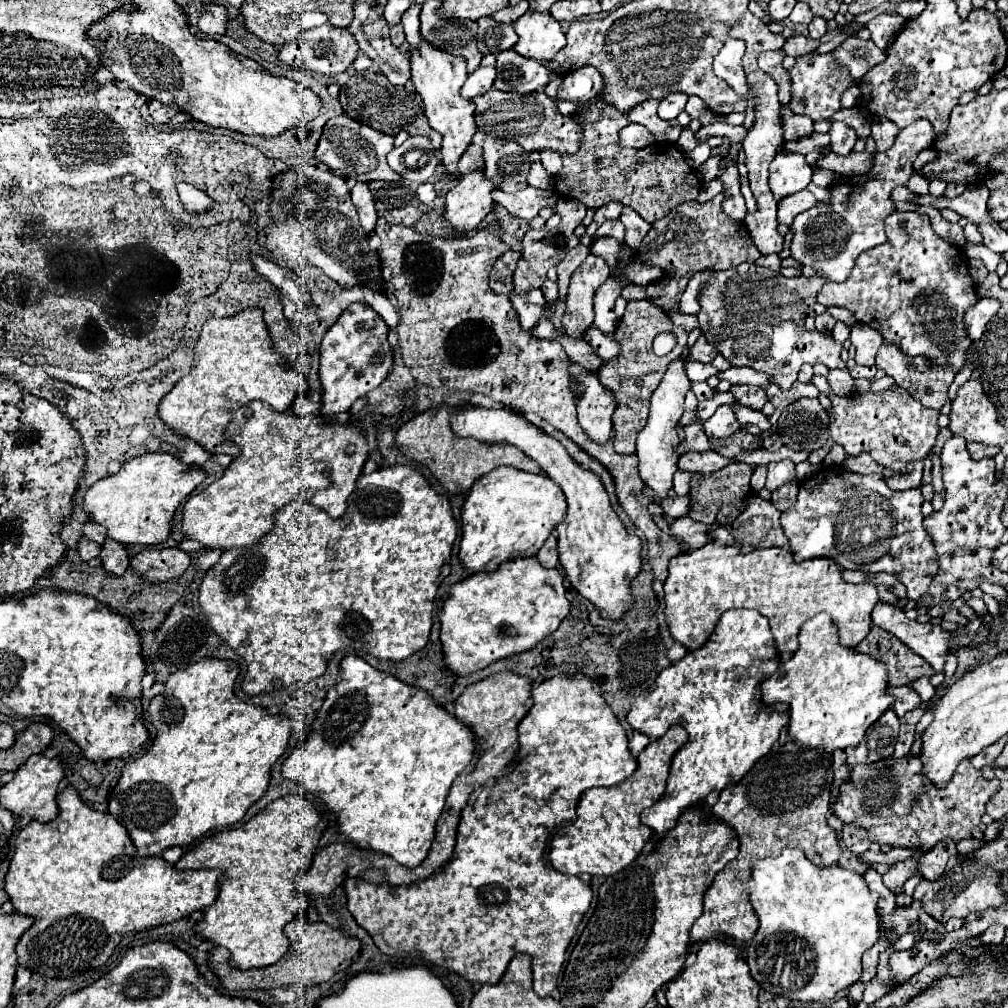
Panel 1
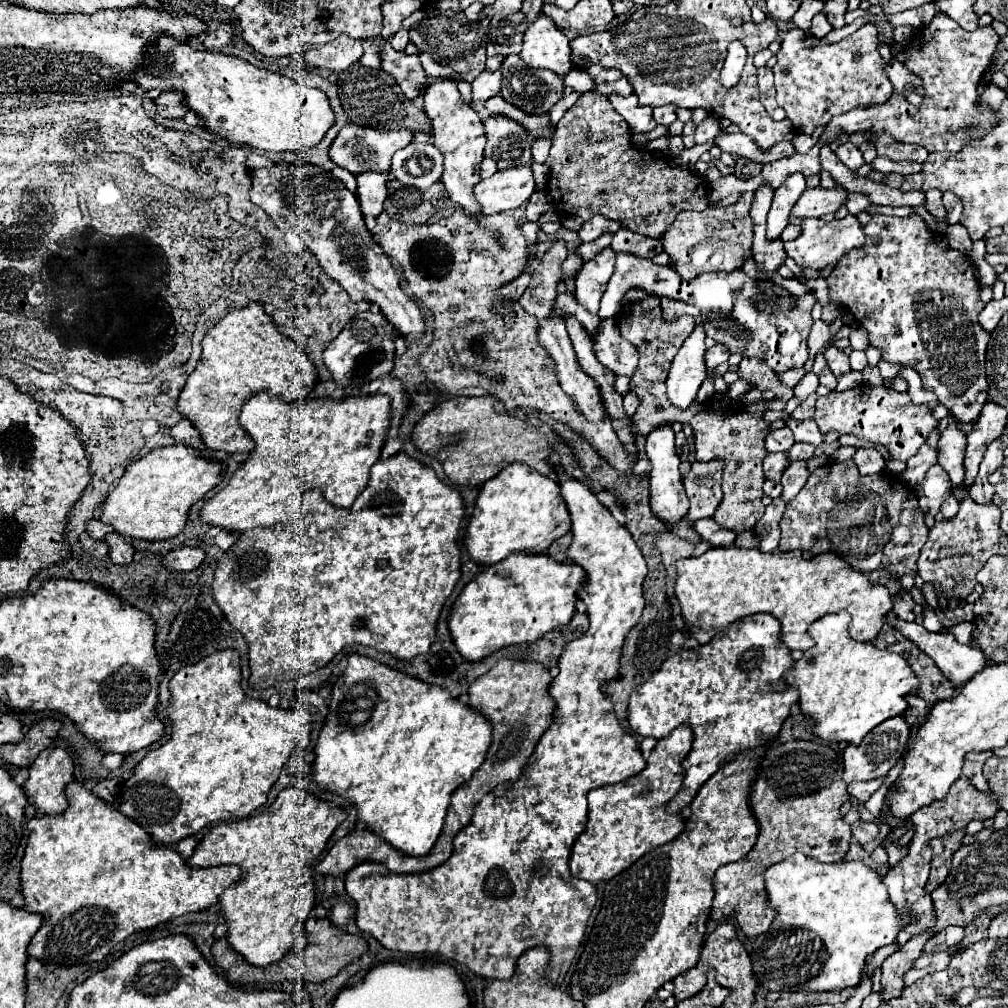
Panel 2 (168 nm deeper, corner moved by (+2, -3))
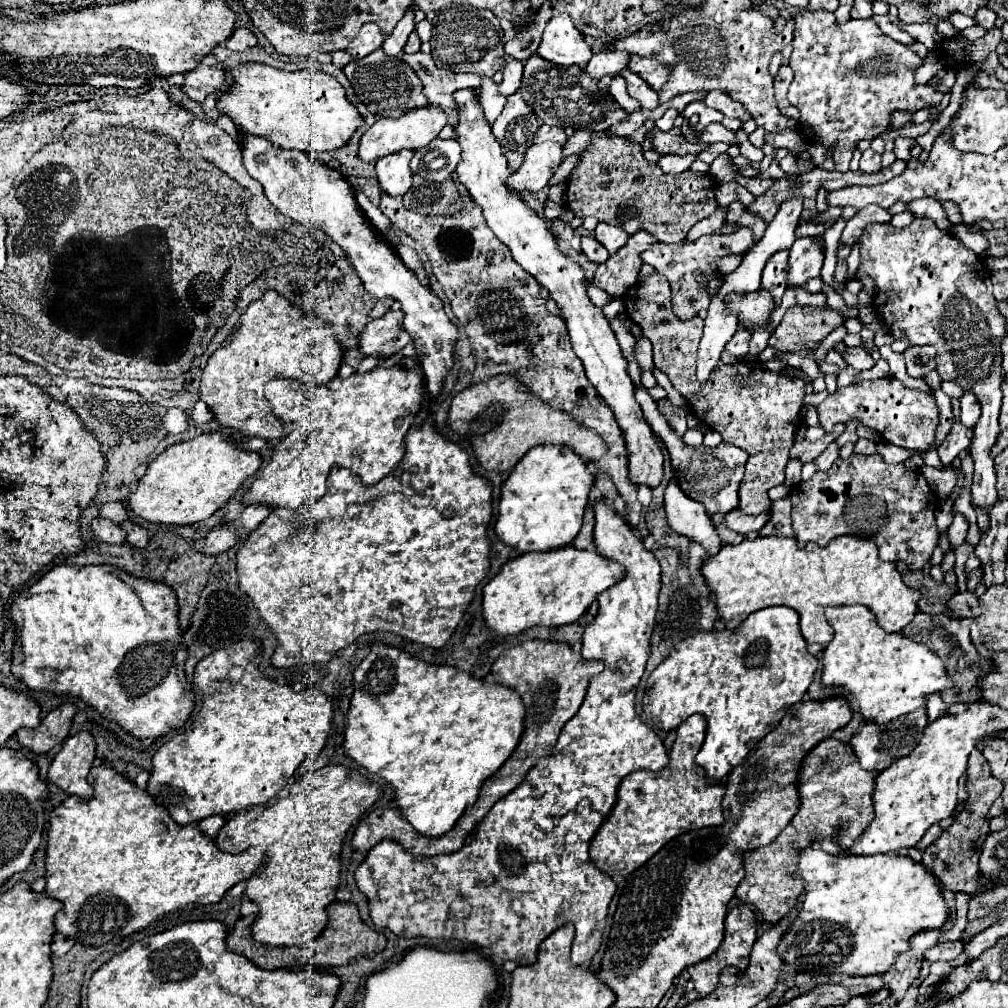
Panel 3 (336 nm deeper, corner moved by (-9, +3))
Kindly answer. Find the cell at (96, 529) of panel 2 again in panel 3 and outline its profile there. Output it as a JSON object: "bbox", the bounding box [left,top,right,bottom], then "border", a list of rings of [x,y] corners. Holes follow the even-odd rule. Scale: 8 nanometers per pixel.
{"bbox":[100,503,128,525],"border":[[[106,503],[100,509],[100,517],[108,519],[108,521],[112,521],[116,525],[120,525],[124,519],[128,519],[128,513],[126,513],[126,509],[124,509],[122,503]]]}

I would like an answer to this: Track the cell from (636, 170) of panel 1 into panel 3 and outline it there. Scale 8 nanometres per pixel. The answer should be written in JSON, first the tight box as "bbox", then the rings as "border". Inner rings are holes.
{"bbox":[566,131,718,243],"border":[[[596,131],[592,133],[590,145],[580,153],[580,161],[576,163],[576,167],[572,169],[566,181],[566,201],[576,217],[592,215],[598,221],[624,229],[628,235],[636,231],[648,231],[656,235],[658,241],[662,243],[680,243],[686,239],[686,233],[690,231],[692,225],[696,225],[700,219],[708,217],[718,209],[714,189],[716,189],[716,181],[710,175],[696,173],[692,169],[680,175],[664,173],[658,167],[658,163],[650,163],[644,159],[642,147],[638,143],[630,141],[628,137],[610,135],[608,131]]]}

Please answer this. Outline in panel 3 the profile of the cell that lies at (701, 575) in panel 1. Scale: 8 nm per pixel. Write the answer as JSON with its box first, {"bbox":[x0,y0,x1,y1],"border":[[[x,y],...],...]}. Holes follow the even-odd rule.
{"bbox":[702,537,920,645],"border":[[[744,537],[736,545],[724,545],[716,555],[712,555],[702,567],[702,577],[712,593],[716,593],[716,609],[720,619],[726,623],[726,629],[736,629],[750,613],[772,607],[772,605],[786,605],[798,611],[800,615],[800,629],[808,643],[826,645],[832,639],[832,627],[824,617],[826,607],[834,605],[864,605],[872,609],[876,623],[884,631],[902,631],[914,615],[918,613],[918,597],[920,593],[906,587],[896,571],[894,563],[884,563],[878,557],[876,543],[858,537],[836,537],[826,547],[818,547],[816,543],[808,543],[806,547],[796,547],[794,539],[780,539],[780,537]]]}

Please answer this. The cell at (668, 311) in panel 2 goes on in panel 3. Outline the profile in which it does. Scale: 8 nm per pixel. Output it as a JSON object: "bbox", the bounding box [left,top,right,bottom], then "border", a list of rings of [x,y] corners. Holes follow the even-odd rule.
{"bbox":[640,225,754,319],"border":[[[736,225],[736,233],[718,233],[718,235],[704,235],[694,243],[652,243],[640,257],[644,263],[652,265],[660,275],[664,275],[672,287],[672,309],[678,319],[692,319],[698,315],[700,309],[708,309],[710,297],[704,293],[706,279],[712,277],[716,271],[712,269],[712,261],[716,257],[732,255],[732,253],[746,253],[754,245],[752,231],[744,225]]]}

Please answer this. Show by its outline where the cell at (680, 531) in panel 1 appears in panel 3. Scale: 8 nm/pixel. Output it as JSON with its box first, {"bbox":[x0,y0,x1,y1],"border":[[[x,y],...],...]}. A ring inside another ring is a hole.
{"bbox":[724,509,768,535],"border":[[[734,509],[730,513],[724,515],[724,525],[740,535],[750,535],[756,533],[766,521],[768,521],[768,513],[760,513],[760,515],[744,515],[742,511]]]}

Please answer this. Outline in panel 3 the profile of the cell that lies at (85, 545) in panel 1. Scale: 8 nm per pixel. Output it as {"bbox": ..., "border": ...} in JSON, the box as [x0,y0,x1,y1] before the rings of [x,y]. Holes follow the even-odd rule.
{"bbox":[92,517,126,545],"border":[[[102,517],[92,521],[92,531],[108,545],[120,545],[126,541],[126,533],[120,529],[120,525],[114,525],[112,521],[104,521]]]}

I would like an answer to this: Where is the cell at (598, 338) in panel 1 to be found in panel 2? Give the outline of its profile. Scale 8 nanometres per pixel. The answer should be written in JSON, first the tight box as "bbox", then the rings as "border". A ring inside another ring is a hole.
{"bbox":[593,319,639,377],"border":[[[605,319],[599,327],[599,335],[595,335],[593,339],[597,339],[597,357],[601,359],[601,363],[613,367],[617,375],[633,377],[637,369],[639,353],[633,343],[621,337],[615,319],[611,321]]]}

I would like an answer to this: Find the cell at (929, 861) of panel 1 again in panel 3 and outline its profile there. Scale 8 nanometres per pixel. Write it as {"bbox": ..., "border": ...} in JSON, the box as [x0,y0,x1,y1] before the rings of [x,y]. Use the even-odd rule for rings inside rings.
{"bbox":[922,749,1002,893],"border":[[[974,749],[970,753],[970,761],[968,761],[968,777],[966,777],[966,791],[968,791],[968,801],[970,805],[954,819],[954,823],[942,831],[940,839],[936,839],[922,857],[924,867],[928,867],[932,871],[932,875],[938,879],[940,887],[952,893],[964,891],[964,893],[974,893],[978,889],[978,847],[982,845],[982,841],[988,835],[988,811],[990,805],[1000,797],[1002,793],[1002,781],[992,777],[990,773],[990,765],[986,761],[986,757],[982,755],[980,749]]]}

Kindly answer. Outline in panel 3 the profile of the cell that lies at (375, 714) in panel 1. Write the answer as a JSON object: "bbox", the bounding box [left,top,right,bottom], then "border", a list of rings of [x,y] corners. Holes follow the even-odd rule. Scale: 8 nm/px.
{"bbox":[344,643,524,837],"border":[[[376,643],[354,671],[354,693],[344,731],[344,753],[370,773],[378,773],[394,787],[394,799],[404,819],[426,837],[448,833],[462,811],[478,797],[480,785],[510,757],[522,733],[524,705],[516,691],[478,681],[472,675],[430,665],[396,647]]]}

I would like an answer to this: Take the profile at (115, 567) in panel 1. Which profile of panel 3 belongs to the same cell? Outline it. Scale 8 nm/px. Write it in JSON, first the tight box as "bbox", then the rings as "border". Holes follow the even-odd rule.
{"bbox":[120,519,148,549],"border":[[[128,519],[128,521],[124,521],[120,527],[128,533],[128,543],[130,543],[132,547],[144,549],[144,545],[148,543],[148,535],[146,535],[146,531],[144,531],[140,525],[136,525],[136,523],[132,523],[132,521]]]}

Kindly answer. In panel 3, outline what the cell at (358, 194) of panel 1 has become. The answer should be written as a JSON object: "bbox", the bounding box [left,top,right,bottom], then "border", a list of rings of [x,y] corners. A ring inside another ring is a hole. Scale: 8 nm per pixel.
{"bbox":[376,151,414,197],"border":[[[400,151],[392,153],[388,157],[382,157],[376,161],[376,179],[384,193],[396,197],[404,195],[412,185],[412,171],[410,171],[410,159],[414,151]]]}

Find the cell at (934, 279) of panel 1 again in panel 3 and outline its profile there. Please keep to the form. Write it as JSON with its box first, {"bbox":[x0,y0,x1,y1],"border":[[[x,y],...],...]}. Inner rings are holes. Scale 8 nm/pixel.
{"bbox":[854,217,1006,511],"border":[[[918,217],[910,227],[896,229],[892,223],[870,223],[866,225],[860,247],[868,247],[868,253],[864,253],[864,261],[860,263],[860,271],[856,271],[854,279],[860,279],[862,273],[866,273],[878,287],[876,291],[876,313],[882,321],[882,325],[892,333],[894,339],[908,341],[912,345],[932,345],[936,347],[936,371],[942,381],[958,383],[964,391],[976,393],[980,407],[982,407],[982,419],[978,419],[976,427],[972,429],[972,441],[970,441],[970,457],[974,459],[974,483],[972,483],[972,505],[982,507],[988,511],[992,503],[996,501],[996,473],[994,473],[994,459],[992,459],[992,447],[996,443],[996,437],[1000,433],[998,427],[998,413],[1000,413],[1000,401],[1002,401],[1002,365],[1000,365],[1000,341],[1006,333],[1006,321],[1004,315],[996,309],[996,299],[992,295],[992,281],[990,271],[980,261],[980,257],[964,247],[962,241],[958,241],[954,235],[940,231],[936,223],[928,217]]]}

